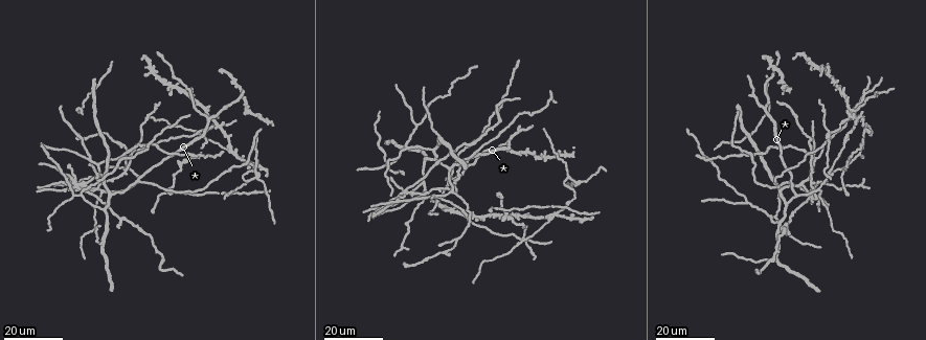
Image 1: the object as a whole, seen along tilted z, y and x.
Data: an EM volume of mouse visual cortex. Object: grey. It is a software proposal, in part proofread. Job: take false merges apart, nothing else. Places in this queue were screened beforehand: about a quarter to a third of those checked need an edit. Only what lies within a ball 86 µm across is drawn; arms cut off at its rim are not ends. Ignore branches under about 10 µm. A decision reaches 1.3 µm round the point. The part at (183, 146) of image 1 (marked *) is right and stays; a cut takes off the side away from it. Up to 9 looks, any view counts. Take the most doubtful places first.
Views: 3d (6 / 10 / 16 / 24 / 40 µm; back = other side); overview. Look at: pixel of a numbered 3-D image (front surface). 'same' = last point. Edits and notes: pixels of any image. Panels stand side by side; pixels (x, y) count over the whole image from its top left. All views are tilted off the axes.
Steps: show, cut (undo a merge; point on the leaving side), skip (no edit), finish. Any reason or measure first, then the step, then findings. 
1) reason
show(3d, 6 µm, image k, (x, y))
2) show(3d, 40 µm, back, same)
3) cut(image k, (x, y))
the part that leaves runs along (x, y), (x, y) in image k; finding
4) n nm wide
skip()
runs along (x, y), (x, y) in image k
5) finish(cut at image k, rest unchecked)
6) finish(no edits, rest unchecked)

four-way junction
show(3d, 24 µm, image 1, (80, 184))

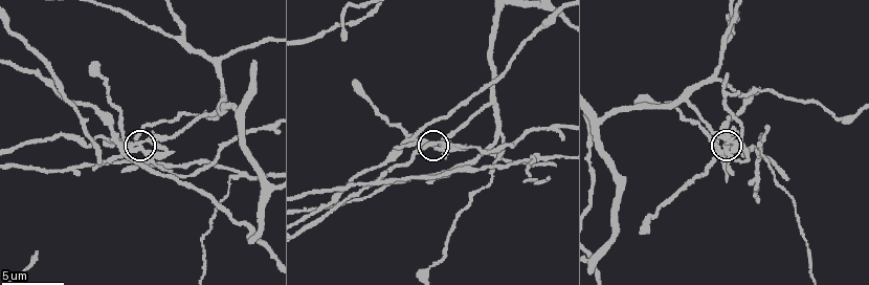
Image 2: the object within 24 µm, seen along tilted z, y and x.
zoom in
show(3d, 10 µm, image 2, (139, 149))

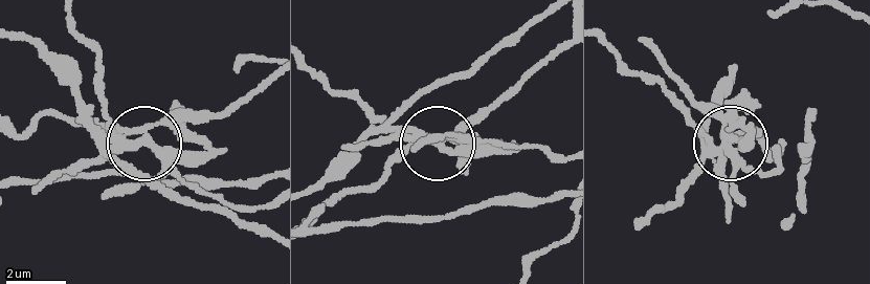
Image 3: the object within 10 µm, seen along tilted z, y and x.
300 nm wide
cut(image 3, (188, 160))
a second neuron is stuck on

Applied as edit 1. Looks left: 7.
arms part here
show(3d, 16 µm, image 1, (257, 177))

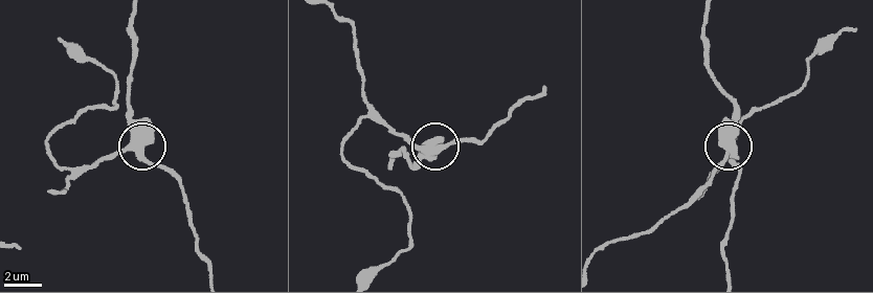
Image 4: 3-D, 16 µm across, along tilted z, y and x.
show(3d, 6 µm, image 4, (138, 151))

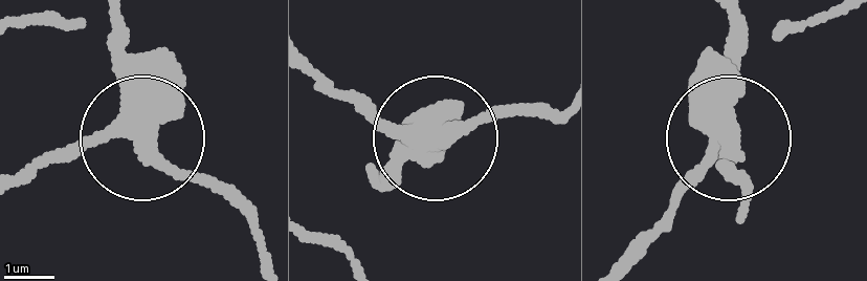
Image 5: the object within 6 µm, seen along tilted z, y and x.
show(3d, 6 µm, back, image 5, (730, 141))

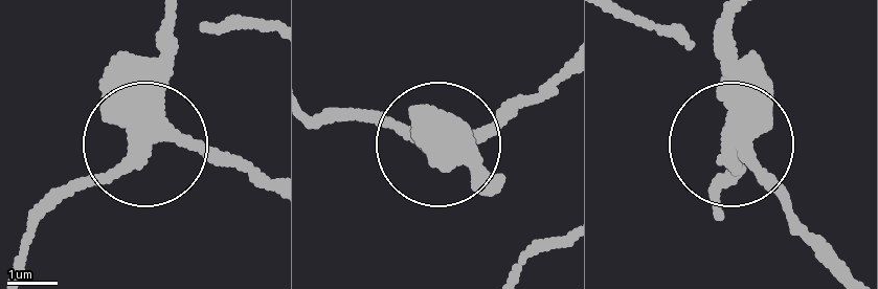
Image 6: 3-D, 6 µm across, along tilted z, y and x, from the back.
350 nm wide
skip()
runs along (835, 257), (737, 148), (725, 31) in image 6; one neuron here

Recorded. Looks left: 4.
thin arm on a thick one
show(3d, 10 µm, image 2, (181, 41))

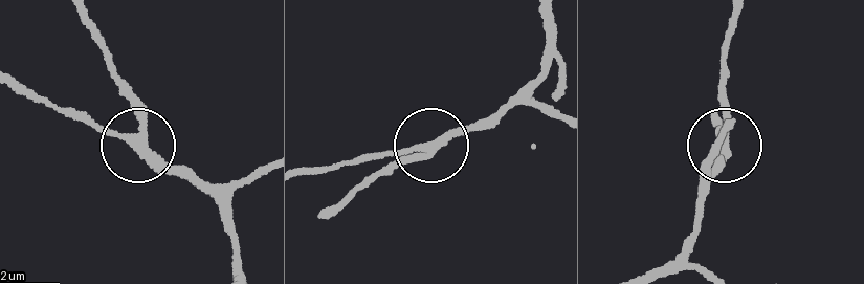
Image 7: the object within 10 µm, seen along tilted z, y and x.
show(3d, 10 µm, back, image 7, (134, 141))

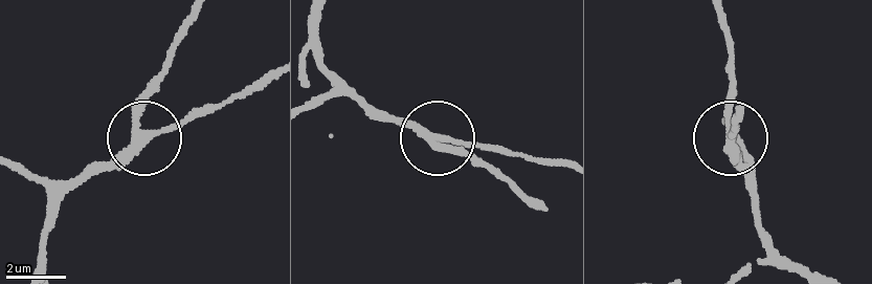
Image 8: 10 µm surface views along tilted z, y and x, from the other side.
3 arms
skip()
runs along (43, 266), (46, 234), (64, 193), (210, 111) in image 8; all the same neuron

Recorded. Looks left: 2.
finish(cut at image 3, rest unchecked)

